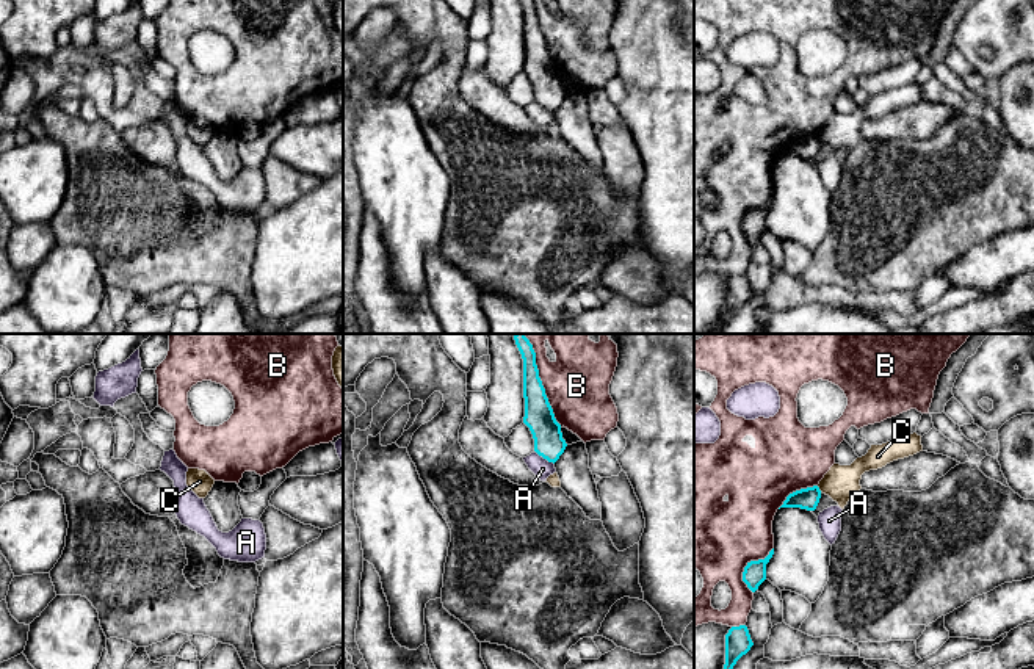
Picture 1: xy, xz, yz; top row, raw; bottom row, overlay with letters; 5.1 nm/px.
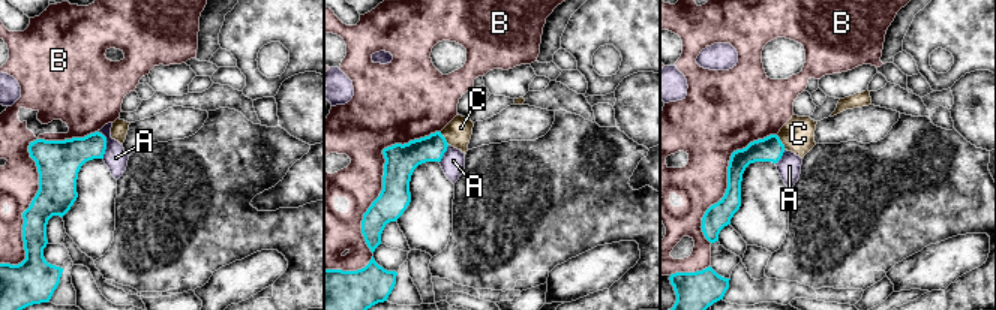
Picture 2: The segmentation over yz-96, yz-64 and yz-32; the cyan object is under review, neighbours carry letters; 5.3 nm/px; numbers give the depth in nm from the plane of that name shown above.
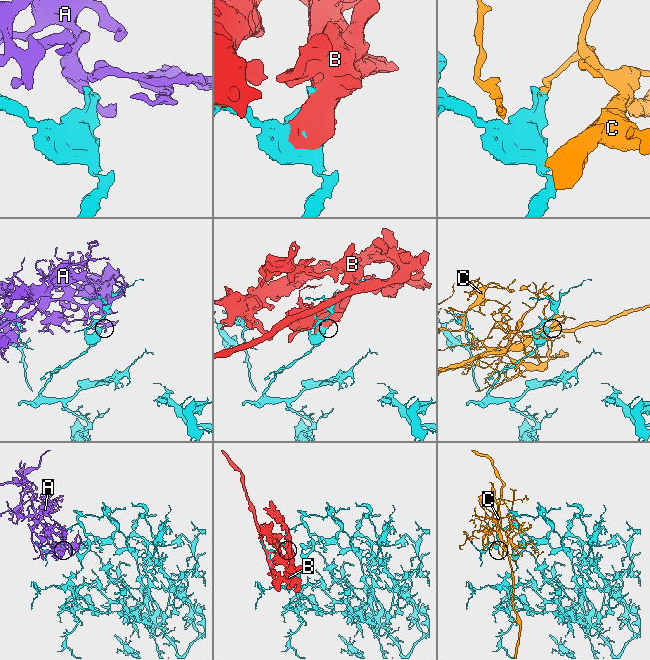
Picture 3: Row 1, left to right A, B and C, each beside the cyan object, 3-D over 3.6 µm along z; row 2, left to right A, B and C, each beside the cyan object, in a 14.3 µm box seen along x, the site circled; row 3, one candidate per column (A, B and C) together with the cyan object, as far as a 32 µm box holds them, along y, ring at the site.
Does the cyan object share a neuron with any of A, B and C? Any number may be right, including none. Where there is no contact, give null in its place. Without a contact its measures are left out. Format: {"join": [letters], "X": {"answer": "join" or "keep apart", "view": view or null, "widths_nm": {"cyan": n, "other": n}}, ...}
{"join": [], "A": {"answer": "keep apart", "view": "xz", "widths_nm": {"cyan": 150, "other": 100}}, "B": {"answer": "keep apart", "view": "xz", "widths_nm": {"cyan": 150, "other": 320}}, "C": {"answer": "keep apart", "view": "yz", "widths_nm": {"cyan": 110, "other": 180}}}

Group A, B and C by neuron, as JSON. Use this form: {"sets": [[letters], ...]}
{"sets": [["A"], ["B"], ["C"]]}

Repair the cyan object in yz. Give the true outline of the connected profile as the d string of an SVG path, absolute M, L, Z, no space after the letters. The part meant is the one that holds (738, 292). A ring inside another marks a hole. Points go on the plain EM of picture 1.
M746 274L732 276L725 284L725 313L719 324L722 334L725 326L732 321L736 310L746 304L754 295L749 279Z

